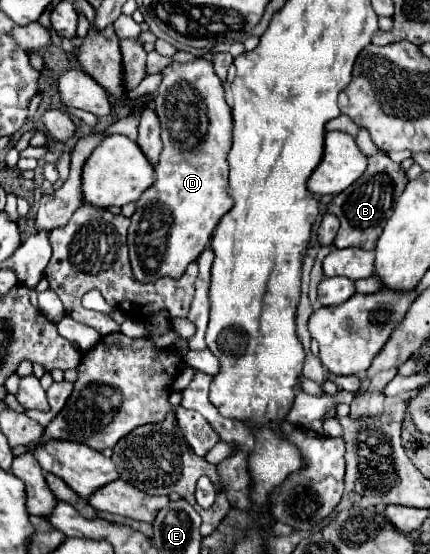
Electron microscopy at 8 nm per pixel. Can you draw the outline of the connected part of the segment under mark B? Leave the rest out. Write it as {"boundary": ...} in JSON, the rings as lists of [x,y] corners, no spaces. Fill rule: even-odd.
{"boundary":[[[378,150],[378,152],[370,154],[366,172],[328,204],[328,212],[336,214],[336,218],[340,220],[340,230],[336,234],[334,246],[336,248],[374,250],[376,240],[380,238],[386,220],[392,214],[392,204],[404,192],[406,184],[408,184],[406,170],[400,164],[392,162],[386,152]]]}

